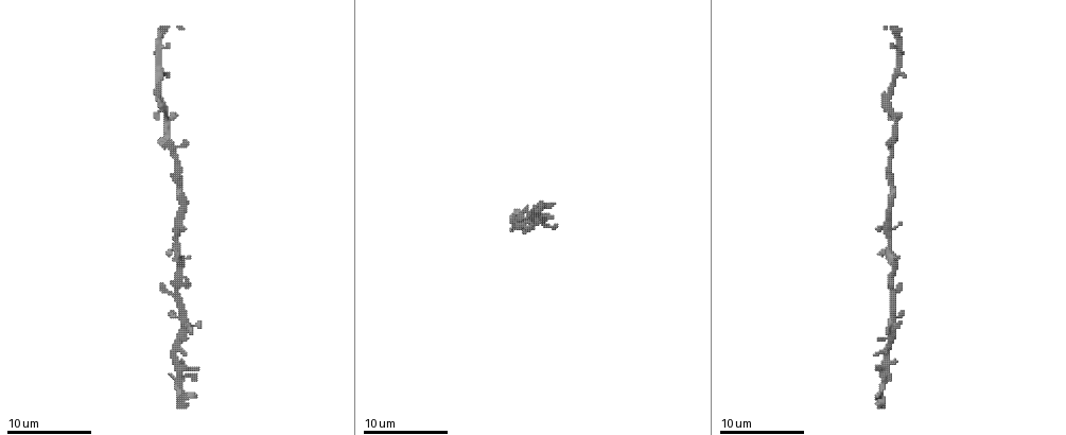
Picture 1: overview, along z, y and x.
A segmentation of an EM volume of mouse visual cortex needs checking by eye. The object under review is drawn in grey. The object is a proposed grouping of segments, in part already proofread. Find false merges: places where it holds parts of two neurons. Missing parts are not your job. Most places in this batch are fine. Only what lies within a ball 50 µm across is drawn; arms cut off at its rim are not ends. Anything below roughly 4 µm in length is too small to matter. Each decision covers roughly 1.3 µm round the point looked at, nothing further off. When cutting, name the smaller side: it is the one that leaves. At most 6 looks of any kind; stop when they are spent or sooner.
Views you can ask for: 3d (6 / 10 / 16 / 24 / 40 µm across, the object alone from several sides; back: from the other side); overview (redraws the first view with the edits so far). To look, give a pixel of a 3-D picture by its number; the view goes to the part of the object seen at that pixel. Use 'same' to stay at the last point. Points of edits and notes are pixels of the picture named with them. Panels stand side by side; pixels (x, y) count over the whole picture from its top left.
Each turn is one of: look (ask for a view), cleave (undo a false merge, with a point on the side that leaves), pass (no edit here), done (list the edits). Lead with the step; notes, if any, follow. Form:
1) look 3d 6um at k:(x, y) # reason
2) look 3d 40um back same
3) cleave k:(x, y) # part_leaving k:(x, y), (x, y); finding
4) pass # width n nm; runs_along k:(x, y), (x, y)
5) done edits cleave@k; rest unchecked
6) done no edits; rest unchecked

look 3d 10um at 1:(175, 244) # side arm on a straight run

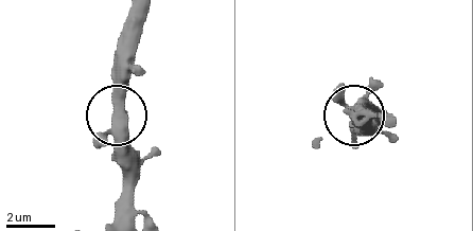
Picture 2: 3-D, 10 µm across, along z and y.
pass # width 380 nm; continuous, no second neuron

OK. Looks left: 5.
look 3d 10um at 1:(890, 164) # sudden change in width

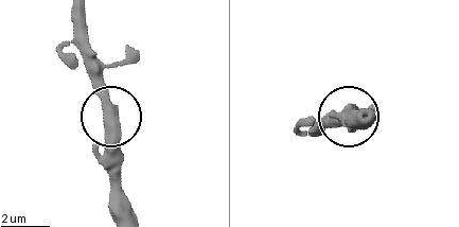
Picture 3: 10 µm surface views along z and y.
look 3d 10um back at 3:(112, 114) # other side

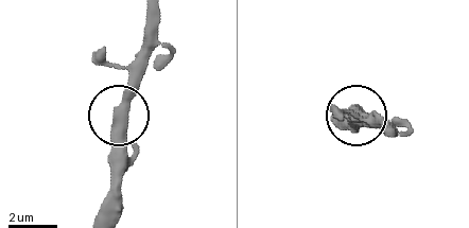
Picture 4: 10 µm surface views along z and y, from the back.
pass # runs_along 4:(116, 212), (116, 115), (132, 62); continuous, no second neuron

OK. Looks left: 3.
look 3d 10um at 1:(184, 206)

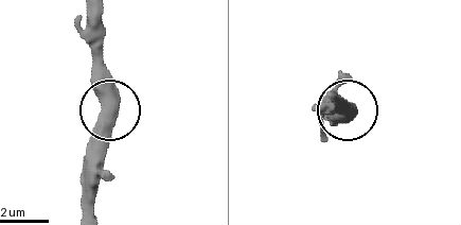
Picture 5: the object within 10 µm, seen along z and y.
look 3d 10um back at 5:(112, 106) # other side

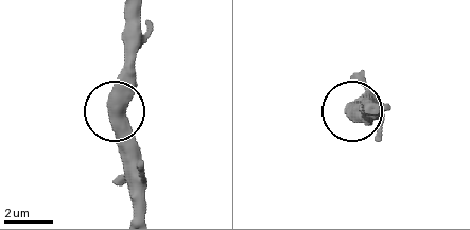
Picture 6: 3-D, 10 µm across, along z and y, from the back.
pass # one neuron here

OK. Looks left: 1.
done no edits; rest unchecked

